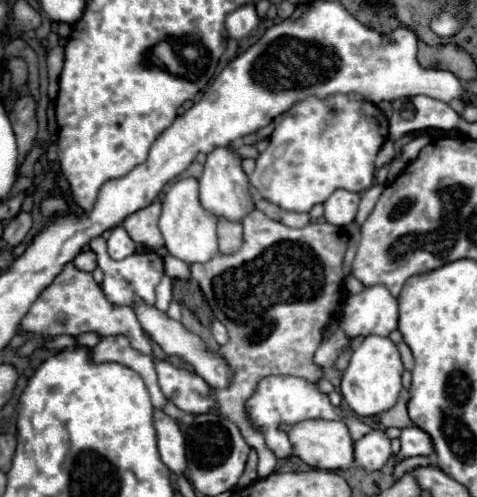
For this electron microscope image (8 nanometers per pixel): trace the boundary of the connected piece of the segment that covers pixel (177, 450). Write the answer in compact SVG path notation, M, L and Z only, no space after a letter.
M154 410L154 428L158 440L158 452L162 462L174 472L182 474L184 466L184 436L178 428L178 422L164 414L162 410Z

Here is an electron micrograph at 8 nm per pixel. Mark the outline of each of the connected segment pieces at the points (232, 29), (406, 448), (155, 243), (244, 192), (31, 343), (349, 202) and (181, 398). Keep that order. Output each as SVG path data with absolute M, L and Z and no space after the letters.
M244 4L238 10L230 12L226 18L226 30L230 34L230 38L244 38L248 34L252 34L252 30L256 30L260 18L256 14L256 6L254 4Z
M408 426L402 430L400 434L400 442L402 448L396 454L396 462L400 464L404 458L410 456L432 456L434 454L434 446L432 446L432 438L428 436L428 432L424 432L418 426Z
M150 204L134 214L130 214L122 226L130 234L130 238L136 244L144 244L150 250L156 250L164 244L162 234L158 230L158 218L160 218L160 204Z
M214 148L206 162L204 162L204 172L200 176L200 202L206 210L212 210L218 218L228 218L228 220L242 220L246 214L254 210L254 200L250 196L250 182L248 176L242 170L242 158L226 148Z
M68 262L62 272L52 280L52 284L48 284L42 294L38 296L38 300L30 306L28 314L22 318L18 332L24 334L32 334L32 338L24 340L24 344L18 348L20 356L30 356L34 354L34 350L38 350L42 346L42 342L46 338L54 338L60 334L70 334L70 336L78 336L84 332L98 332L100 336L128 336L132 346L144 354L152 354L152 346L148 342L148 338L144 336L144 330L134 314L134 310L130 306L118 306L112 304L106 294L102 292L102 286L94 280L94 276L90 272L82 272L74 266L74 262Z
M336 190L324 202L324 218L334 226L348 226L358 210L360 194L350 190Z
M156 362L158 382L164 396L174 402L180 410L190 414L206 414L212 412L212 398L210 386L194 372L184 368L176 368L170 362Z

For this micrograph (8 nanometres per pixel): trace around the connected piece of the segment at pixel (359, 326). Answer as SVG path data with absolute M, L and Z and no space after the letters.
M386 286L364 288L360 294L346 298L340 326L350 338L370 334L388 336L398 328L398 300Z

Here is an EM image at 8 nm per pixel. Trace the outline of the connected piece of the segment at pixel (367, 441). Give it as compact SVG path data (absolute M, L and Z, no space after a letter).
M372 430L360 440L356 440L356 466L374 472L380 470L386 460L392 456L390 450L390 438L384 430Z

